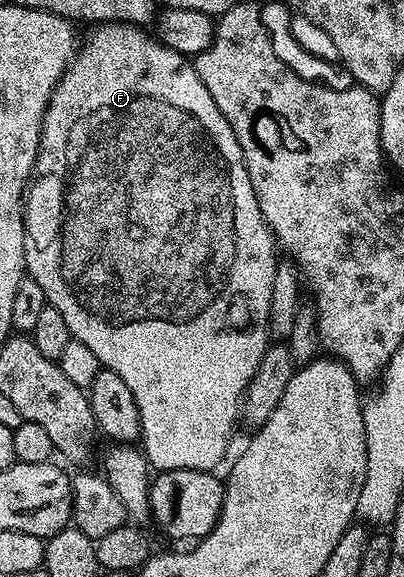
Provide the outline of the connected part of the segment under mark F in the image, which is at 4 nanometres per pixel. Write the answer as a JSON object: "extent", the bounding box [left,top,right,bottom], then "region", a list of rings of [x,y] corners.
{"extent":[23,23,277,472],"region":[[[102,23],[92,32],[95,33],[84,44],[82,41],[75,59],[71,61],[71,65],[67,67],[65,74],[57,82],[43,119],[43,133],[39,143],[39,153],[35,159],[35,171],[28,183],[23,206],[23,229],[25,230],[23,262],[25,272],[26,275],[34,278],[37,286],[41,286],[41,290],[45,290],[48,305],[56,308],[60,312],[61,318],[65,318],[65,326],[69,326],[72,337],[85,342],[85,346],[89,346],[89,350],[93,350],[93,354],[97,354],[100,365],[121,374],[125,386],[129,386],[129,390],[133,390],[133,402],[137,402],[137,410],[141,414],[141,451],[146,456],[148,465],[152,469],[165,472],[181,470],[182,468],[210,472],[218,469],[218,464],[222,462],[223,455],[226,454],[227,447],[231,444],[231,435],[235,432],[235,423],[240,423],[241,420],[243,396],[247,393],[249,382],[269,347],[269,329],[267,326],[269,322],[269,296],[273,294],[273,274],[277,263],[275,235],[271,233],[271,228],[261,214],[261,206],[257,206],[257,198],[253,194],[253,186],[249,182],[249,174],[243,161],[243,151],[237,142],[237,134],[233,134],[229,122],[225,122],[225,114],[221,114],[221,110],[217,110],[217,102],[213,102],[213,94],[209,94],[209,90],[205,90],[205,82],[201,82],[194,63],[188,57],[182,56],[177,50],[165,46],[154,35],[148,34],[146,36],[143,33],[146,31],[142,27],[133,24]]]}

